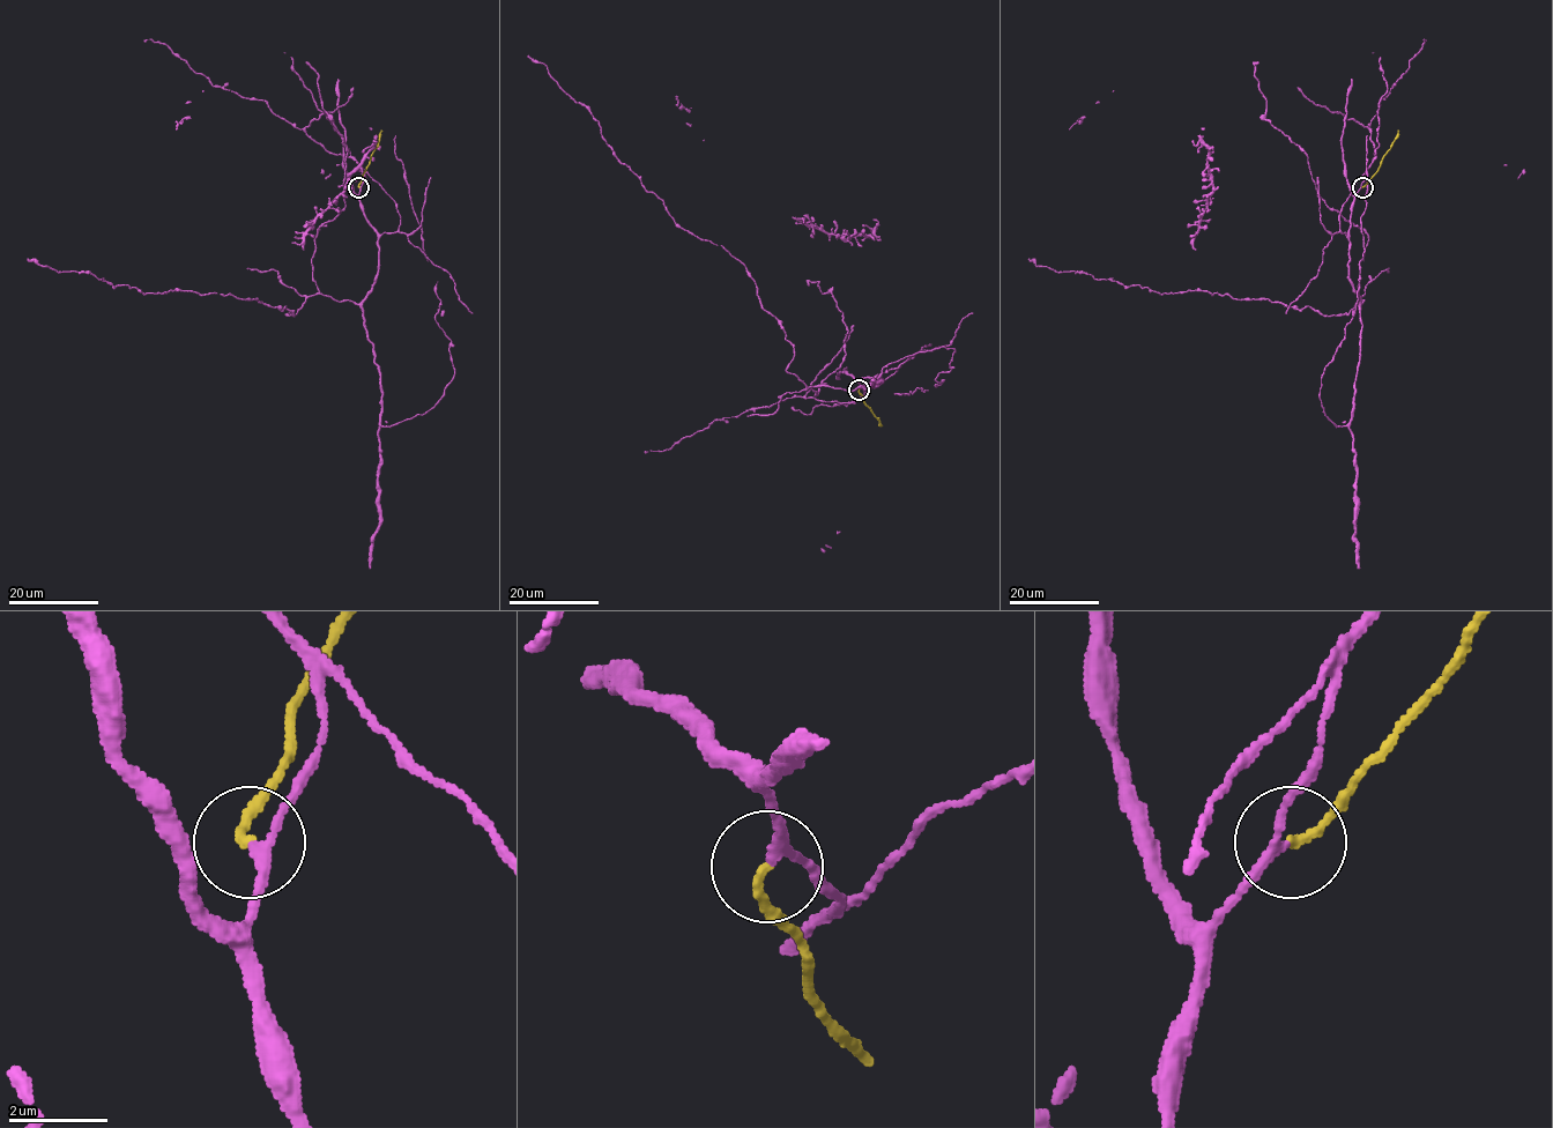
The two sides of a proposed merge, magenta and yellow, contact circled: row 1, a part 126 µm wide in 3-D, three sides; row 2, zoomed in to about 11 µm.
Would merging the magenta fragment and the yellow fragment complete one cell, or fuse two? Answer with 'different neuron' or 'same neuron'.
same neuron

